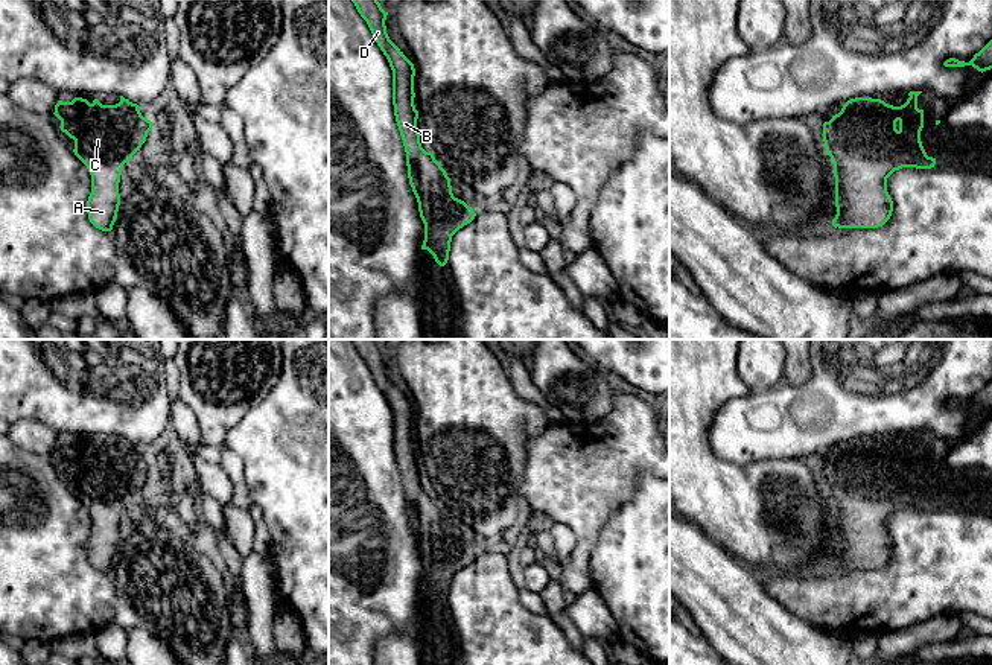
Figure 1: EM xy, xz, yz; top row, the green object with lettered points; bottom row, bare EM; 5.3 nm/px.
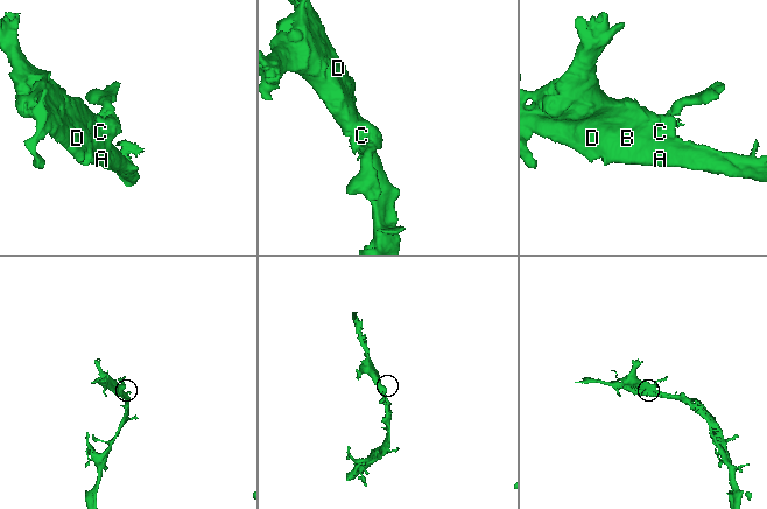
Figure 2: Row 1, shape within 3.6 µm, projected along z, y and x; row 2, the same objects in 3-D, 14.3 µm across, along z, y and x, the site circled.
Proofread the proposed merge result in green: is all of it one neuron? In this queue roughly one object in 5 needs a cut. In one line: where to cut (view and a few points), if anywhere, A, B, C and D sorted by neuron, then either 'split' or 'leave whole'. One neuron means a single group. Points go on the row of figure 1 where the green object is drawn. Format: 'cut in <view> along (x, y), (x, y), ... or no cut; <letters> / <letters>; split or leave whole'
no cut; A B C D; leave whole

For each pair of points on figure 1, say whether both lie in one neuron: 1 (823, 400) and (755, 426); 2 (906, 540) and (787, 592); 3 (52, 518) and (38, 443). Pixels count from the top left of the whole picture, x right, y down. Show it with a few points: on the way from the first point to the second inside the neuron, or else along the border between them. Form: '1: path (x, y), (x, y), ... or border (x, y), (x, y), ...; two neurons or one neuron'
1: path (807, 417), (802, 422), (772, 426); one neuron
2: path (889, 574), (871, 592), (820, 592); one neuron
3: border (15, 445), (49, 457); two neurons

